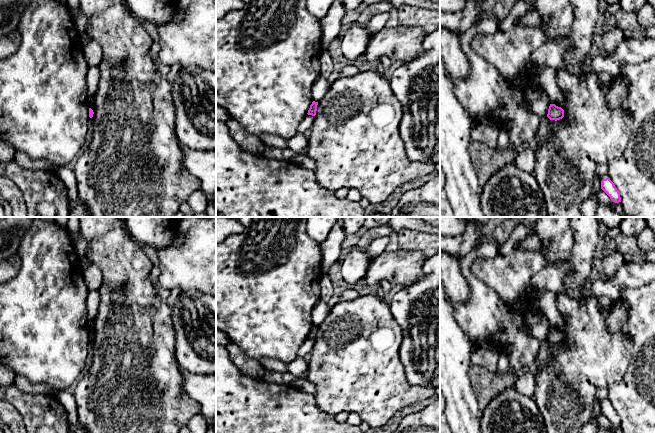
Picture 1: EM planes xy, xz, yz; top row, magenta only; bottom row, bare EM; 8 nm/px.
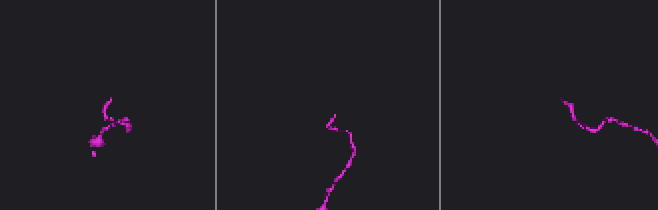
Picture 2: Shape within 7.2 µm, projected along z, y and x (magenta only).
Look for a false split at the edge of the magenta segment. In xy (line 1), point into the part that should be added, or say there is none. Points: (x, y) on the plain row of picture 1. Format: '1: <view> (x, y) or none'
1: none

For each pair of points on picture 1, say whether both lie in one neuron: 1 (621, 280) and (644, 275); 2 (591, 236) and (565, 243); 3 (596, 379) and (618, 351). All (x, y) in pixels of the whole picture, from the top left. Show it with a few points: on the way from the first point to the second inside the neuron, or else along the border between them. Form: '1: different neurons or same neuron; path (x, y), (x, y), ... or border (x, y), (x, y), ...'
1: same neuron; path (627, 275), (638, 275)
2: different neurons; border (571, 227), (573, 248), (568, 259)
3: same neuron; path (597, 372), (611, 358)

